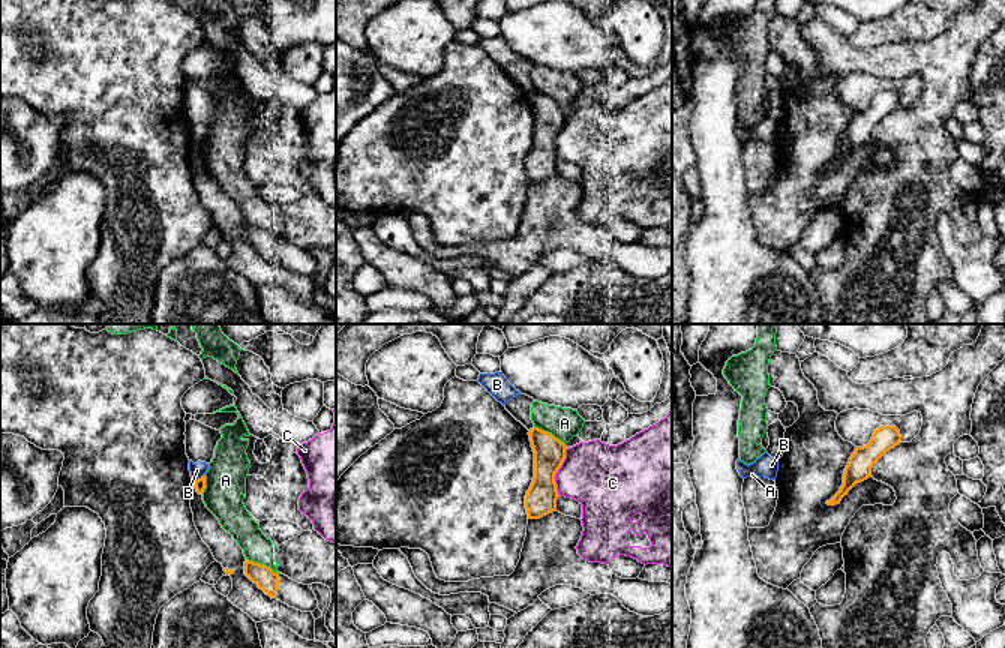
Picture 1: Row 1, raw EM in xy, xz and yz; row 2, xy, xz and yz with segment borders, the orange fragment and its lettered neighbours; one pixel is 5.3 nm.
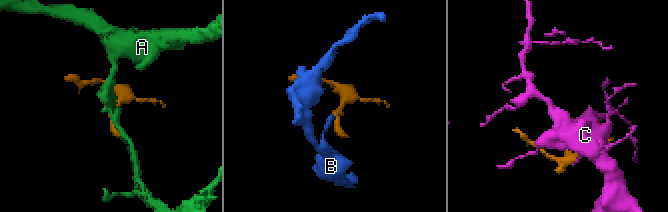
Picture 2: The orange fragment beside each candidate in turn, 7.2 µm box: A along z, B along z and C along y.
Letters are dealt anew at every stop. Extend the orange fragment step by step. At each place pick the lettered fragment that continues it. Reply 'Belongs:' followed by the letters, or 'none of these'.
Belongs: none of these

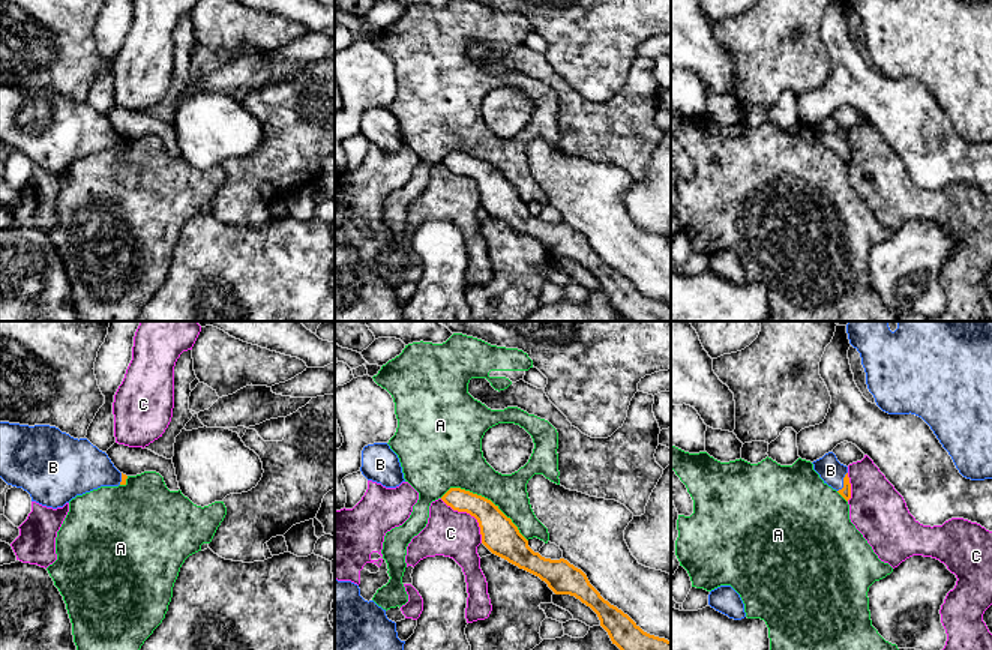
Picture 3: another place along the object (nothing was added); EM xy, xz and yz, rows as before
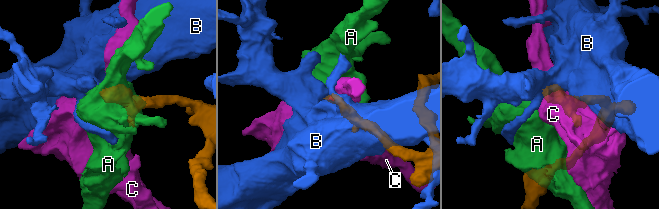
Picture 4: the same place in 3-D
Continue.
Belongs: B

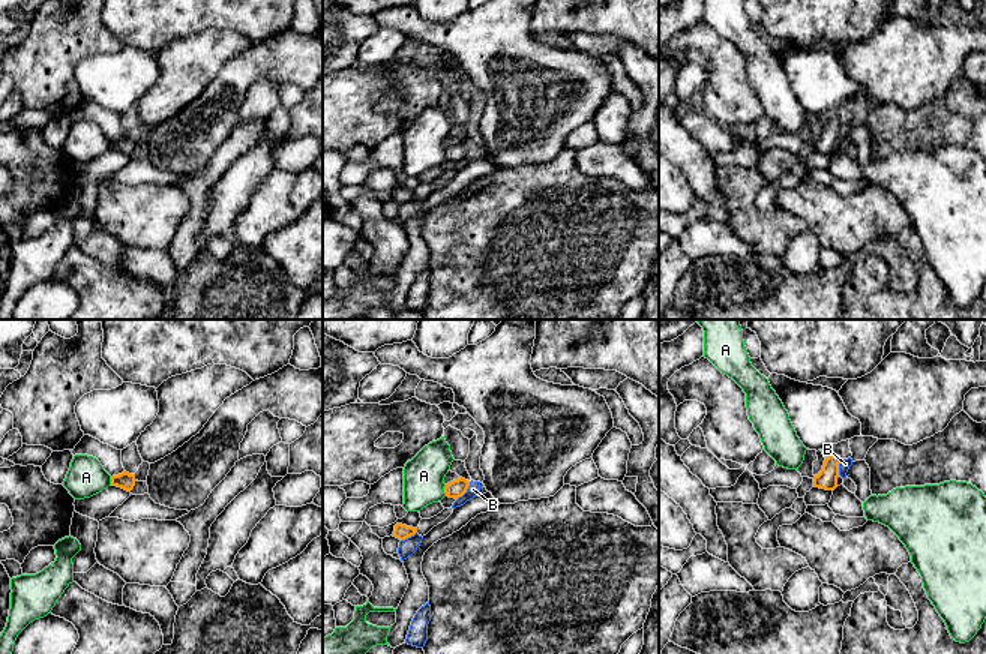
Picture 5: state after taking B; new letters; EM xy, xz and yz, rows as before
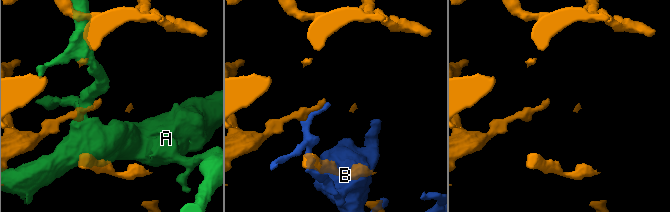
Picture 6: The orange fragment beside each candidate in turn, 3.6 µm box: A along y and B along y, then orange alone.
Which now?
Belongs: none of these

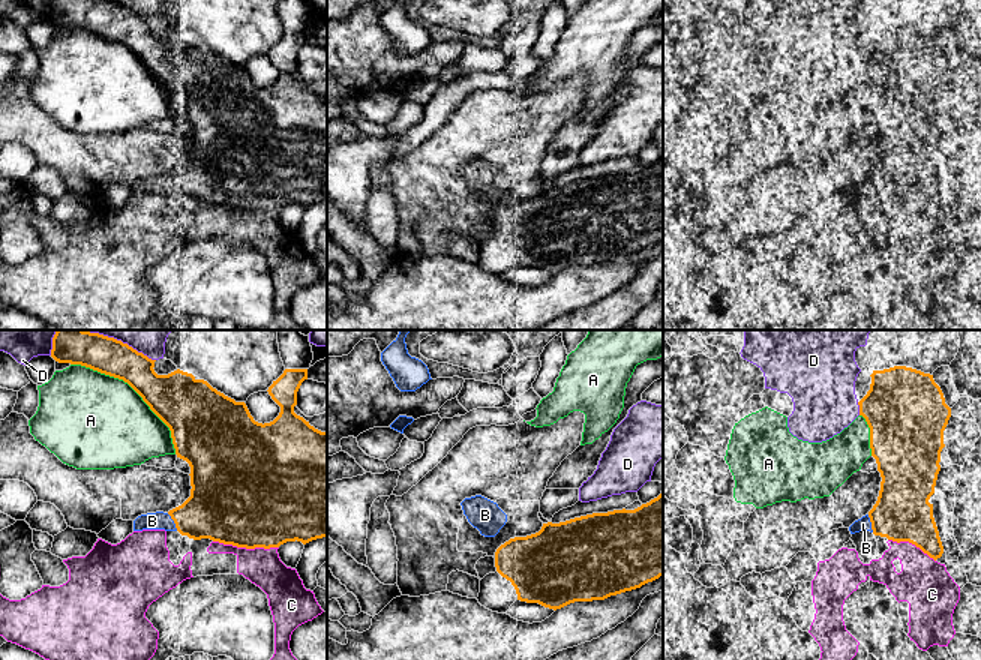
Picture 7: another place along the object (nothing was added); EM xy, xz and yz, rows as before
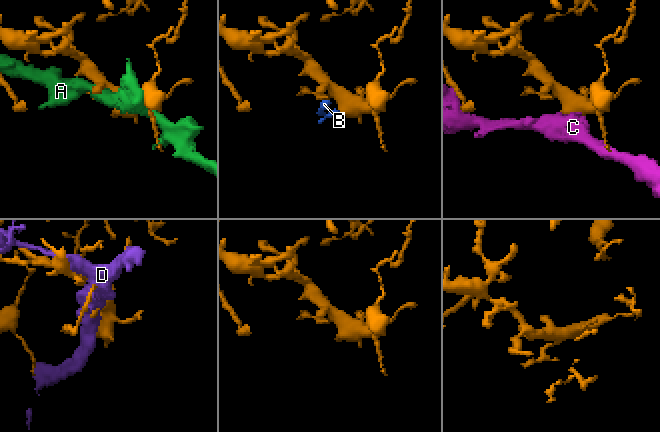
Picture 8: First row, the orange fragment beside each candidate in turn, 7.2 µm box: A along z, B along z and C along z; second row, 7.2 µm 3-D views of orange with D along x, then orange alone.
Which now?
Belongs: B

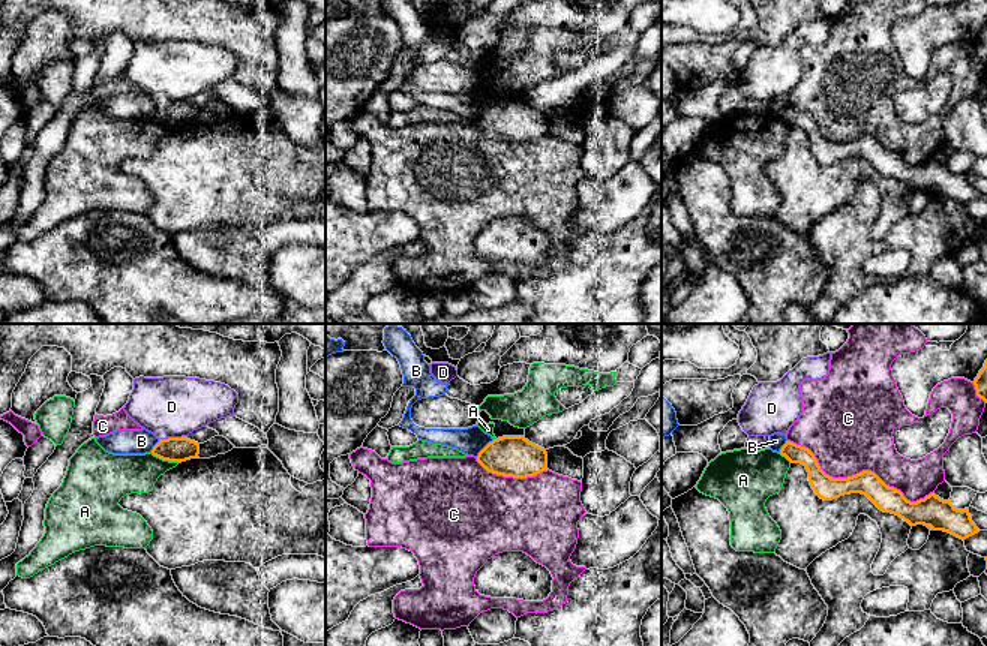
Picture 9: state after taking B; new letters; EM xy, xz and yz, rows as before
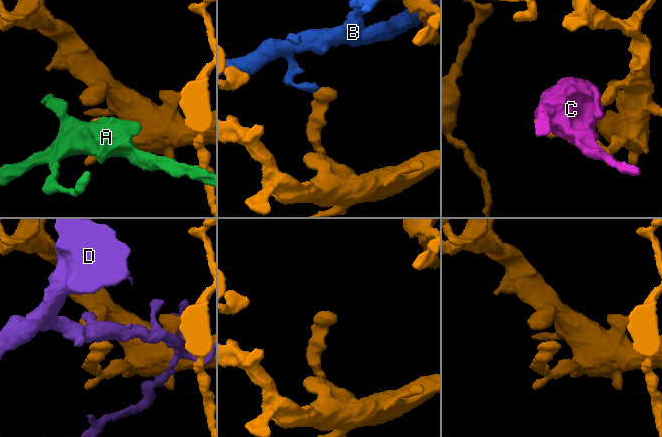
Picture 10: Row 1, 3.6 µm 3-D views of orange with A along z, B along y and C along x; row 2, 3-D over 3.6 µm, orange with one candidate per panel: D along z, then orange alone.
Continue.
Belongs: none of these

